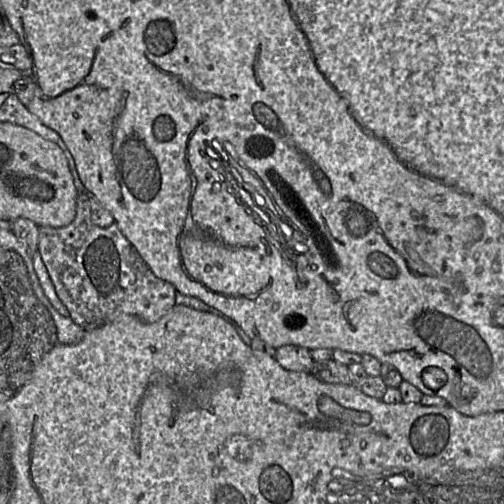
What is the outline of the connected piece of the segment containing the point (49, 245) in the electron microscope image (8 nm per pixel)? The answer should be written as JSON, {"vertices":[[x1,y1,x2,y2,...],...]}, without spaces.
{"vertices":[[84,189,77,196,75,218,70,224,61,228,39,227,38,252,57,297,72,321,85,330,104,326,125,316,134,316,145,323,156,322,175,305,175,287,152,273,115,222,108,227,92,224,93,202,96,202,94,197]]}

